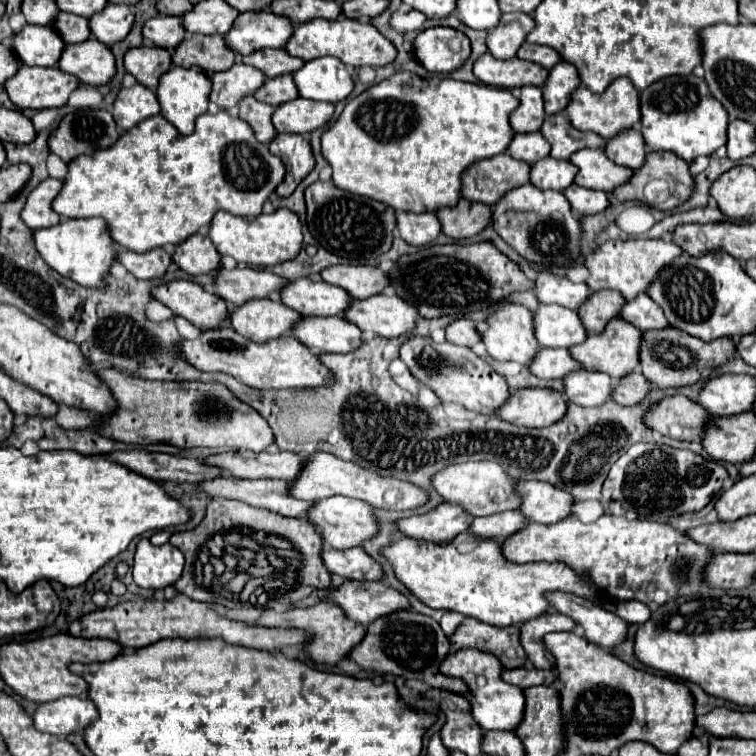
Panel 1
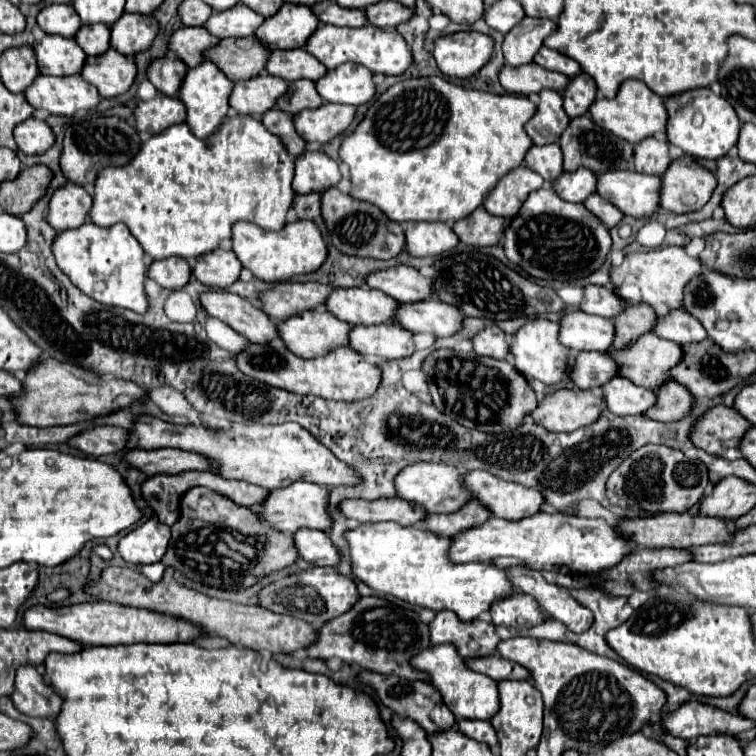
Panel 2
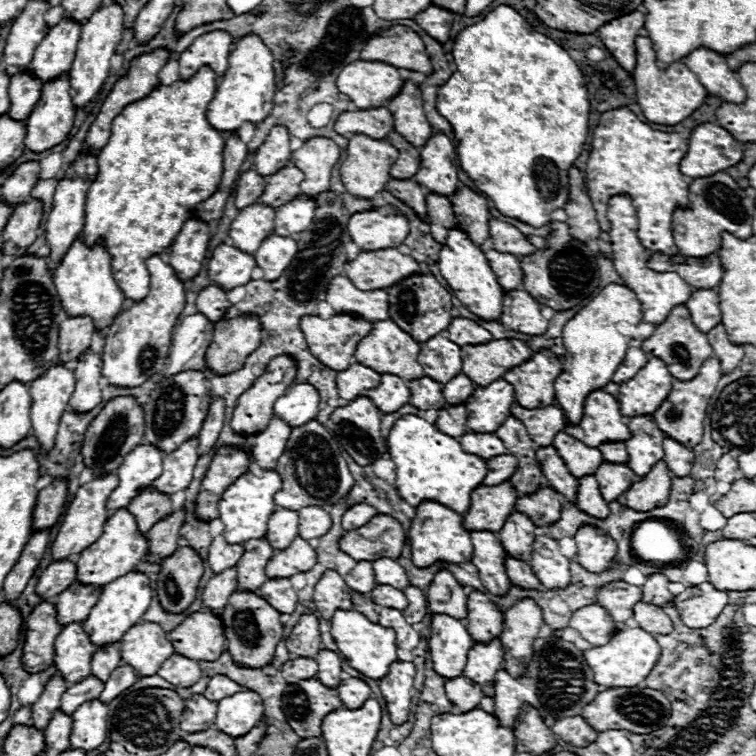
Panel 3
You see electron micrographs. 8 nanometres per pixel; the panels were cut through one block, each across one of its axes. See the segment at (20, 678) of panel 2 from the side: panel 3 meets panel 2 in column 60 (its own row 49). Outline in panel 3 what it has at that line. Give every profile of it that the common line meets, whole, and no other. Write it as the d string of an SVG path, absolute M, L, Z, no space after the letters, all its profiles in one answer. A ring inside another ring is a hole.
M698 48L688 54L686 66L690 66L710 96L732 104L742 104L746 100L746 92L736 80L736 74L728 68L724 56Z

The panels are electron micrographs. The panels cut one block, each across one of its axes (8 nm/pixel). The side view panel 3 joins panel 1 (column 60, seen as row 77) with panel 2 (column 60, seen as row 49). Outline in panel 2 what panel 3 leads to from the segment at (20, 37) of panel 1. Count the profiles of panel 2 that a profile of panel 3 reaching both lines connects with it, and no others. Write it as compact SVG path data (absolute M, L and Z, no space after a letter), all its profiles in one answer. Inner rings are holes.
M46 34L42 42L34 44L38 66L42 74L72 76L80 74L86 64L86 52L74 42L74 38L62 38Z

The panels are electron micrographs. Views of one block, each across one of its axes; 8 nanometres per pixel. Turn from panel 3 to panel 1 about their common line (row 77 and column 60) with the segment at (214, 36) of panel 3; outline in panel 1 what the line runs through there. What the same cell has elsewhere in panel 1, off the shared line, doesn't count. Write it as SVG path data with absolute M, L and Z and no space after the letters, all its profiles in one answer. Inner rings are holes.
M48 178L38 188L34 188L22 210L22 220L32 228L50 228L60 222L60 216L52 210L52 200L60 194L62 180Z

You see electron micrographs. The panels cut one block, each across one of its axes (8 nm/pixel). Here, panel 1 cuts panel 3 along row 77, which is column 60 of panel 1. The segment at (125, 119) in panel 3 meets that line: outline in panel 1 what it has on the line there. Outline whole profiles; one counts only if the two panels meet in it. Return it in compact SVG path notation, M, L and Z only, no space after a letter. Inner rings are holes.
M226 110L202 114L190 136L182 136L162 114L158 114L122 134L114 146L70 162L64 188L54 198L52 208L64 218L100 216L108 222L110 234L118 246L132 252L146 252L186 242L186 238L196 234L202 226L210 226L218 210L230 210L234 216L242 218L260 216L264 202L282 182L284 172L282 160L270 154L268 144L254 138L250 124L230 116Z

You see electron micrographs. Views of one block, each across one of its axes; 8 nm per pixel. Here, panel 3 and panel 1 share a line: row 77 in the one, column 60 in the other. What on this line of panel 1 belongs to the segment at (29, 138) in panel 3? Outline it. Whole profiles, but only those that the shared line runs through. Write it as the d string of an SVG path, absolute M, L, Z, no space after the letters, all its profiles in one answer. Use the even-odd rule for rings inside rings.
M90 38L88 42L66 46L58 68L88 86L104 86L116 76L116 58L108 46Z

